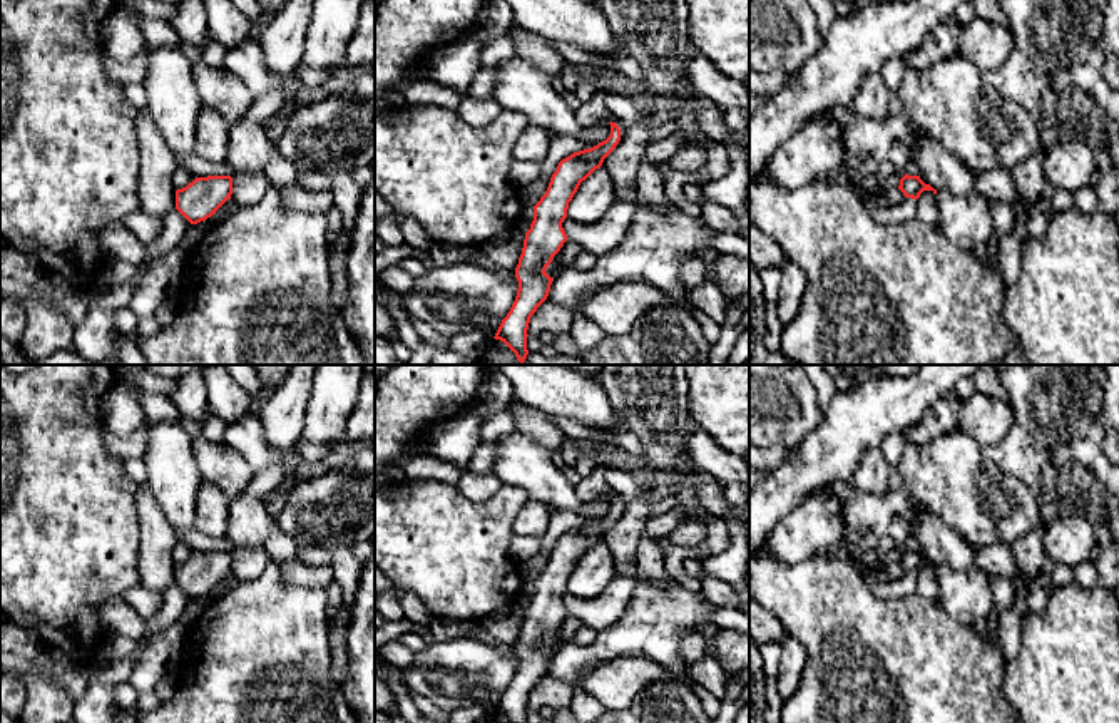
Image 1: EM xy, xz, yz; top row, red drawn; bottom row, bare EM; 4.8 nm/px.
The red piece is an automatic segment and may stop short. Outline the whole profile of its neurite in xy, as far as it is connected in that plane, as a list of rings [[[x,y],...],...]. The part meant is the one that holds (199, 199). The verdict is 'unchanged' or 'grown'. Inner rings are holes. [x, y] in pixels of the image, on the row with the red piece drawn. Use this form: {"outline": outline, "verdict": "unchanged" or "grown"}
{"outline": [[[231,176],[196,177],[186,187],[176,191],[176,209],[191,223],[206,221],[231,199]]], "verdict": "unchanged"}

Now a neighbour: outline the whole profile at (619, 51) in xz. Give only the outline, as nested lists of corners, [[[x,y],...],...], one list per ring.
[[[614,37],[614,49],[611,54],[604,54],[604,55],[597,55],[604,59],[604,65],[602,67],[592,67],[592,65],[582,65],[582,69],[589,69],[594,70],[600,79],[609,80],[612,69],[611,64],[621,57],[627,55],[626,50],[626,42],[619,40],[617,37]]]

